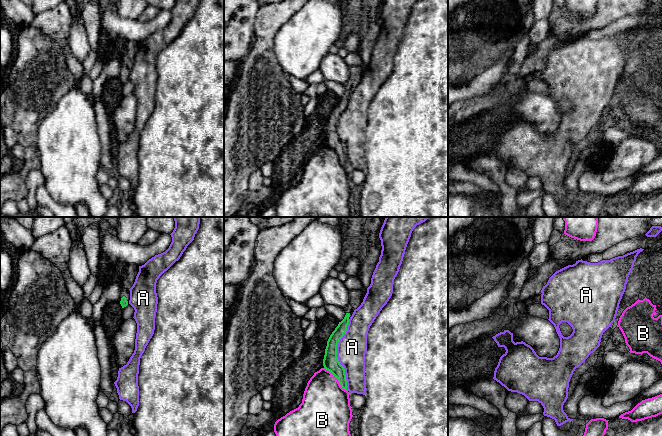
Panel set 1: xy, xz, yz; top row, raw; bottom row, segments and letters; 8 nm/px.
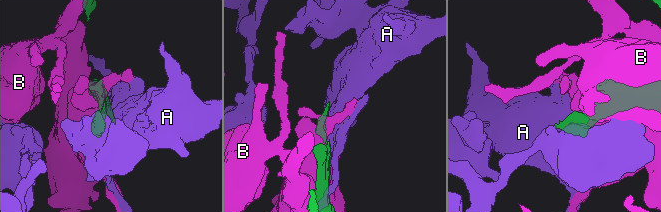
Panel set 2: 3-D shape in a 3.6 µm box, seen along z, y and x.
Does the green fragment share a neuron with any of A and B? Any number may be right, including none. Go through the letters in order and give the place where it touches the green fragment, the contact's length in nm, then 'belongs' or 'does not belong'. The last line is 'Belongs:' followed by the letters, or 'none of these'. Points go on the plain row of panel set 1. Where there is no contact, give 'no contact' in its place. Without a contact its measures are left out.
A: xz (336, 130) | 550 nm | does not belong
B: xz (337, 154) | 260 nm | does not belong
Belongs: none of these

